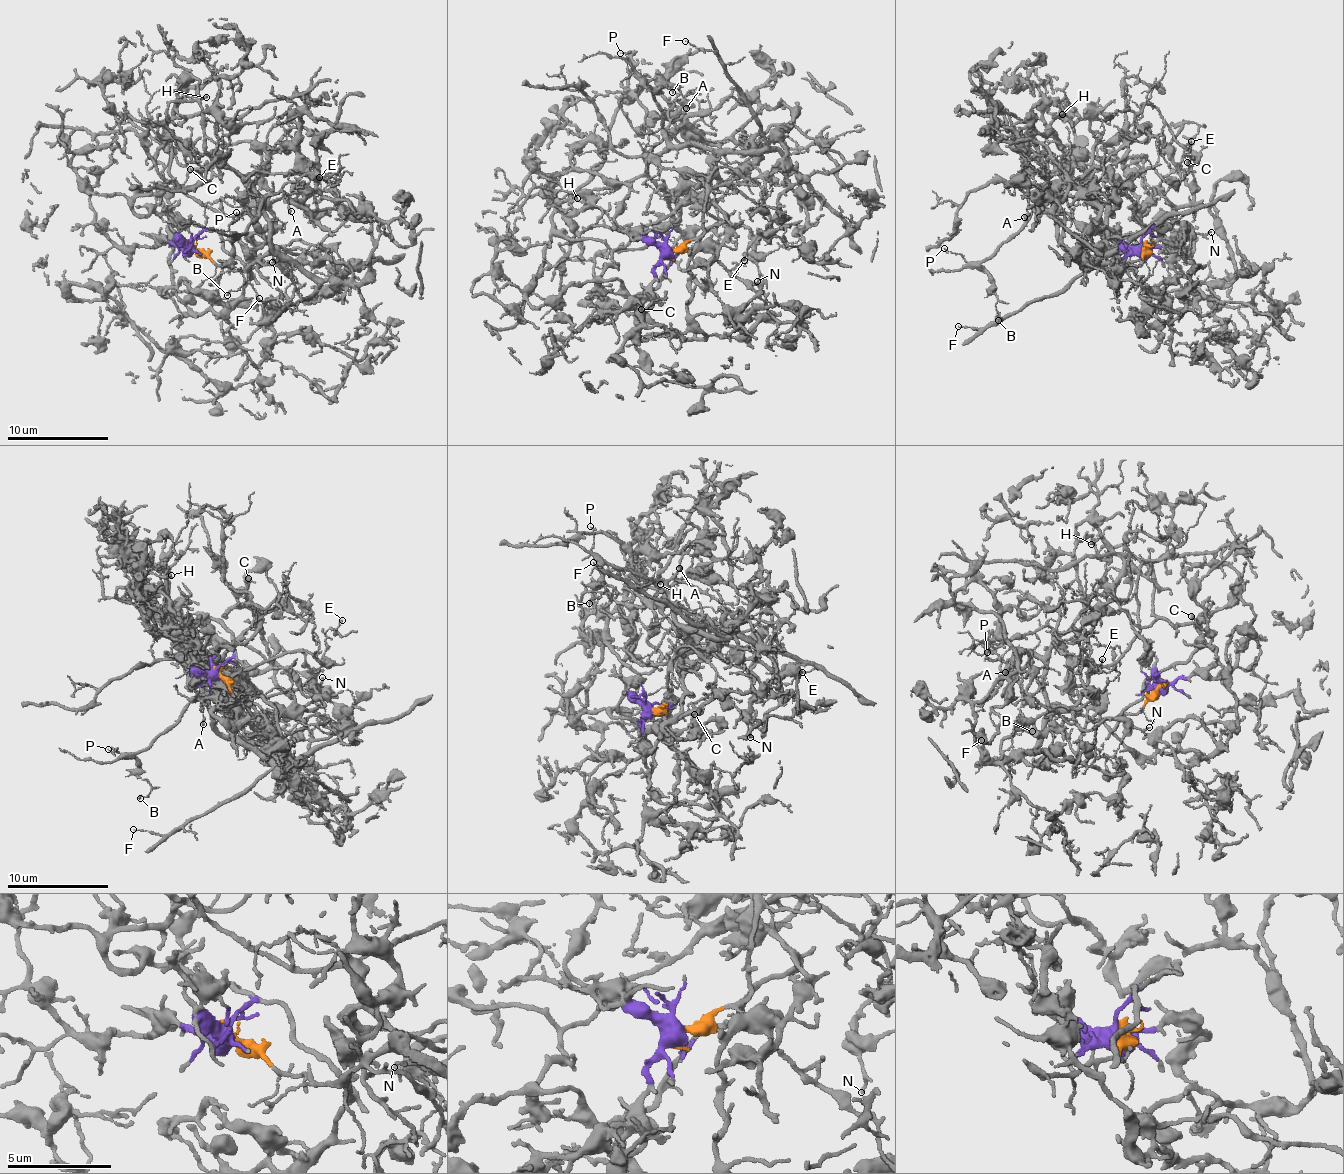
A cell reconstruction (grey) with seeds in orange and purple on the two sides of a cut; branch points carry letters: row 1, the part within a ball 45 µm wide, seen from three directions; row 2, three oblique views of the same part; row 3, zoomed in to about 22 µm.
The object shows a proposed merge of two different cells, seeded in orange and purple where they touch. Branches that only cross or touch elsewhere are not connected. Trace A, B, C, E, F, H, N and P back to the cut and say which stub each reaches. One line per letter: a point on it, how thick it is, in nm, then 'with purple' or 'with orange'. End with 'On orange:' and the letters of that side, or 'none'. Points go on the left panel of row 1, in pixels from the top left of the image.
A: (291, 211) | 180 nm | with orange
B: (227, 295) | 130 nm | with orange
C: (190, 169) | 200 nm | with purple
E: (319, 177) | 110 nm | with orange
F: (259, 298) | 100 nm | with orange
H: (206, 97) | 160 nm | with purple
N: (272, 262) | 150 nm | with orange
P: (236, 212) | 110 nm | with orange
On orange: A, B, E, F, N, P

